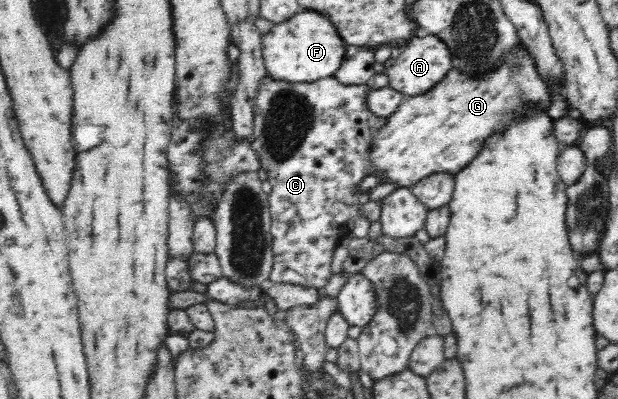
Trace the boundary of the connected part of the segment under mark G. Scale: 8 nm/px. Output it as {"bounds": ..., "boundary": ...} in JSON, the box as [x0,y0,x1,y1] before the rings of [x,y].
{"bounds":[366,48,547,188],"boundary":[[[526,48],[519,49],[514,57],[507,57],[497,72],[479,79],[471,81],[451,71],[425,95],[405,97],[372,134],[366,151],[368,163],[372,165],[371,174],[379,184],[410,188],[433,173],[454,175],[475,157],[481,141],[489,137],[493,129],[507,123],[513,109],[523,113],[523,103],[530,102],[541,104],[546,110],[547,86],[537,75]]]}

